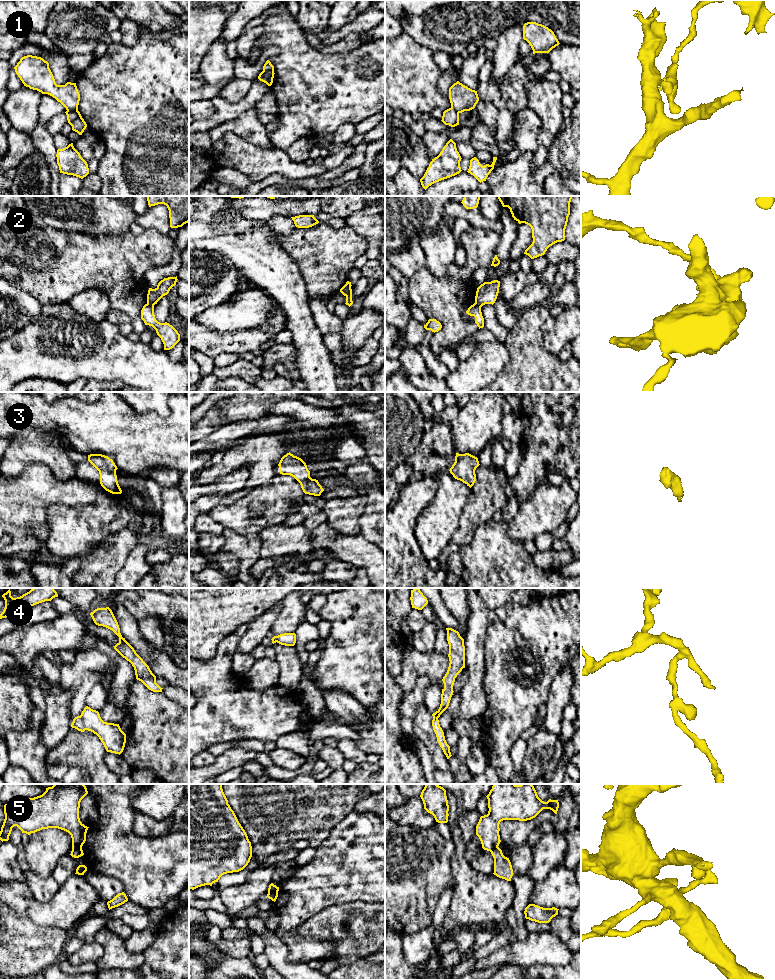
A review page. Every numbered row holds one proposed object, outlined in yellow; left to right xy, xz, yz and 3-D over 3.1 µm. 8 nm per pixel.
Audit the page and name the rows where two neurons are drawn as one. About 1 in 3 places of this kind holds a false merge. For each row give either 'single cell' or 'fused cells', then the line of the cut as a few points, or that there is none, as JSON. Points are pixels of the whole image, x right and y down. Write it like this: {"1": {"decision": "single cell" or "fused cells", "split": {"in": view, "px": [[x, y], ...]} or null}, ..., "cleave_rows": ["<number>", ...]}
{"1": {"decision": "fused cells", "split": {"in": "xy", "px": [[77, 109], [69, 109], [67, 111]]}}, "2": {"decision": "fused cells", "split": {"in": "yz", "px": [[474, 303], [481, 306]]}}, "3": {"decision": "single cell", "split": null}, "4": {"decision": "fused cells", "split": {"in": "xy", "px": [[80, 715], [86, 729]]}}, "5": {"decision": "fused cells", "split": {"in": "xy", "px": [[72, 848], [81, 849]]}}, "cleave_rows": ["1", "2", "4", "5"]}

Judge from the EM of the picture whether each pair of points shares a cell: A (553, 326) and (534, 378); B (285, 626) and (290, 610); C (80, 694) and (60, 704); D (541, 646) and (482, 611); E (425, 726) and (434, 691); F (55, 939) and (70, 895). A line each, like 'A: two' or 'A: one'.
A: two
B: one
C: two
D: two
E: two
F: two

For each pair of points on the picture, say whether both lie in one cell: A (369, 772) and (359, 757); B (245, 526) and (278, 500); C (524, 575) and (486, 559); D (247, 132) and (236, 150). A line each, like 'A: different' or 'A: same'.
A: different
B: same
C: same
D: different

